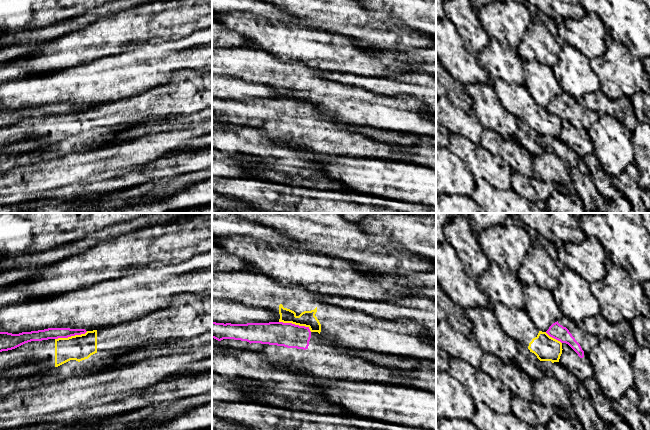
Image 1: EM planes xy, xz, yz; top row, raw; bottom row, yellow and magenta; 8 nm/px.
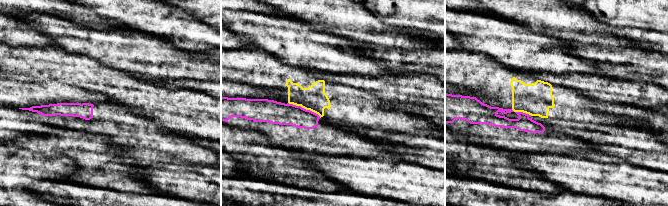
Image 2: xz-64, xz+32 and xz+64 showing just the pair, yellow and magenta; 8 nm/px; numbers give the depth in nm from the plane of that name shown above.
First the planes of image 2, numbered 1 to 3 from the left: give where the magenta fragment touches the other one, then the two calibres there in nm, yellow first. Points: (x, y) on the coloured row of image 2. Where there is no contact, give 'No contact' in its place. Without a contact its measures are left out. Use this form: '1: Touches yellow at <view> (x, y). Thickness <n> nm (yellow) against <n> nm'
1: No contact
2: Touches yellow at xz+32 (304, 108). Thickness 200 nm (yellow) against 180 nm
3: Touches yellow at xz+64 (521, 111). Thickness 260 nm (yellow) against 120 nm

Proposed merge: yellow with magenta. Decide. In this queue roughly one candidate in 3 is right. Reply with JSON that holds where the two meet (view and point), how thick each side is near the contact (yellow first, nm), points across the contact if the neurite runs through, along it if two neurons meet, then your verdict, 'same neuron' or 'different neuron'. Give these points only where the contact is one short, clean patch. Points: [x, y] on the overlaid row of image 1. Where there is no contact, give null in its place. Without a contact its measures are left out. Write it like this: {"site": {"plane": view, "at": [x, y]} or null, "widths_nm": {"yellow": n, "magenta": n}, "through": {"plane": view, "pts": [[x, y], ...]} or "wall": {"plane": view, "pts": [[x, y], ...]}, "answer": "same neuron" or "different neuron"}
{"site": {"plane": "xz", "at": [295, 324]}, "widths_nm": {"yellow": 130, "magenta": 200}, "wall": {"plane": "xz", "pts": [[279, 321], [304, 325], [311, 331]]}, "answer": "different neuron"}

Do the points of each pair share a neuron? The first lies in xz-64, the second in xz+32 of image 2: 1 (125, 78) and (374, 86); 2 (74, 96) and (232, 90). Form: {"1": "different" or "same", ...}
{"1": "different", "2": "same"}

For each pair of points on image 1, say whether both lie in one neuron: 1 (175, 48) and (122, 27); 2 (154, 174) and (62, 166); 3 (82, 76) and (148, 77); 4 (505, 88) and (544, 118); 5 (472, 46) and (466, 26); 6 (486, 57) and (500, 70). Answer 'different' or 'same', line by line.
1: different
2: different
3: same
4: same
5: same
6: same

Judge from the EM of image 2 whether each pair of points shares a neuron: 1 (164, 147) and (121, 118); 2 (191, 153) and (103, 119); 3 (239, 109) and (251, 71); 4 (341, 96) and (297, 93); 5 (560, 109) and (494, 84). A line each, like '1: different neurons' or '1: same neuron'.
1: same neuron
2: same neuron
3: different neurons
4: same neuron
5: same neuron

